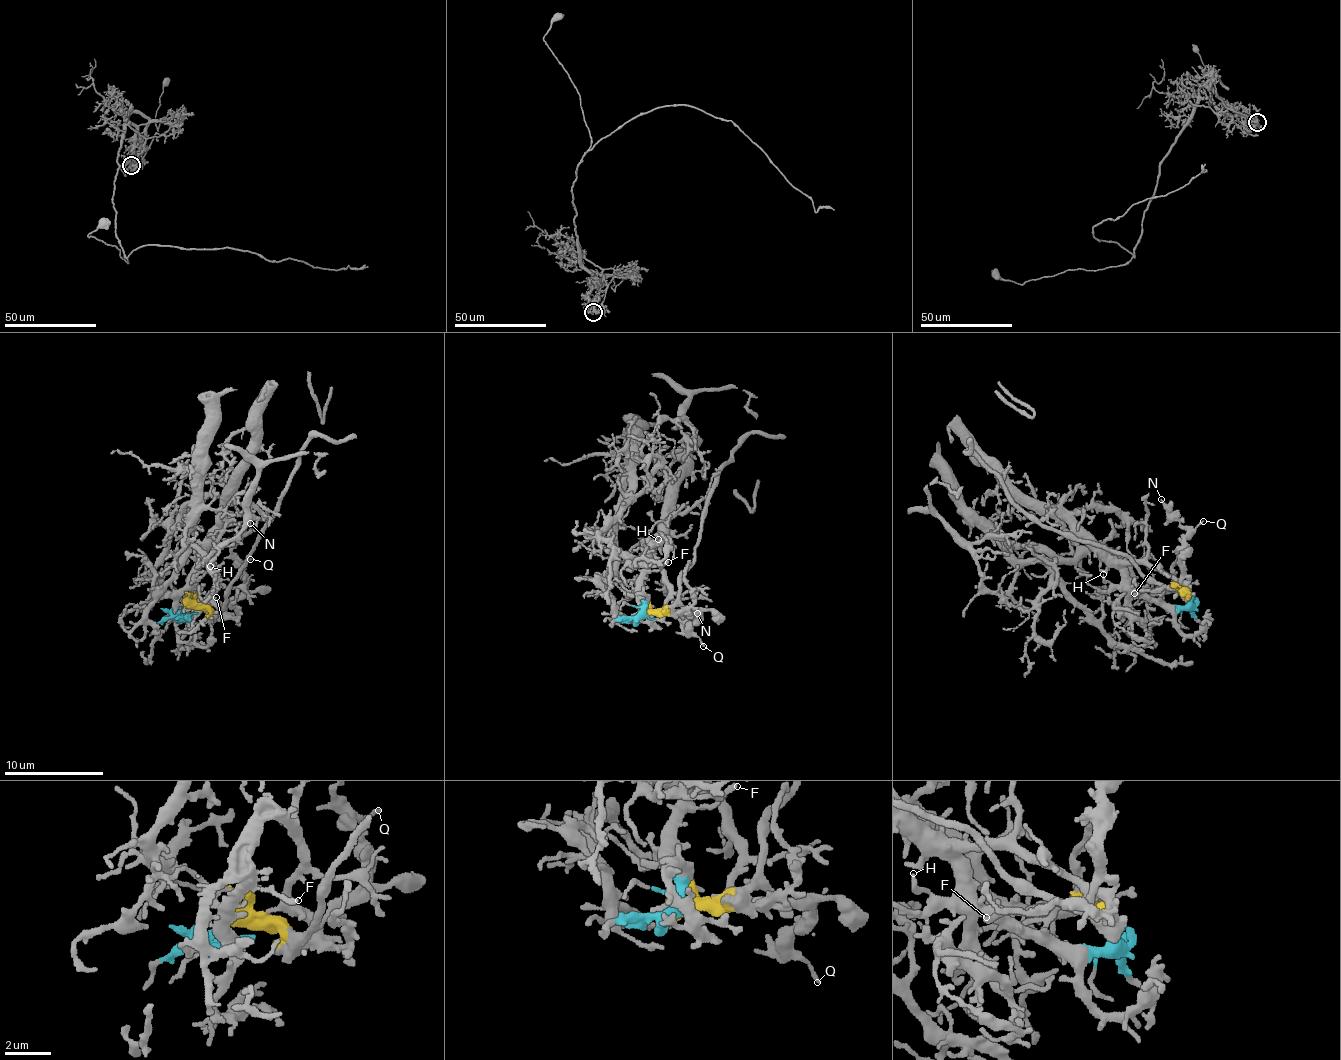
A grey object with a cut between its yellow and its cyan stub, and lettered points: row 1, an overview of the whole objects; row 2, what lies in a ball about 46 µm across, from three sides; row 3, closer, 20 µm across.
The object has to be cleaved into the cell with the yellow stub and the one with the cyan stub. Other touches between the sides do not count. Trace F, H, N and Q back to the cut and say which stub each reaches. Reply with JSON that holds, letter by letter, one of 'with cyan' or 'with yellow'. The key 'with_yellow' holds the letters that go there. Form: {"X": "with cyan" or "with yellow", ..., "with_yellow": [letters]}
{"F": "with cyan", "H": "with cyan", "N": "with yellow", "Q": "with yellow", "with_yellow": ["N", "Q"]}

